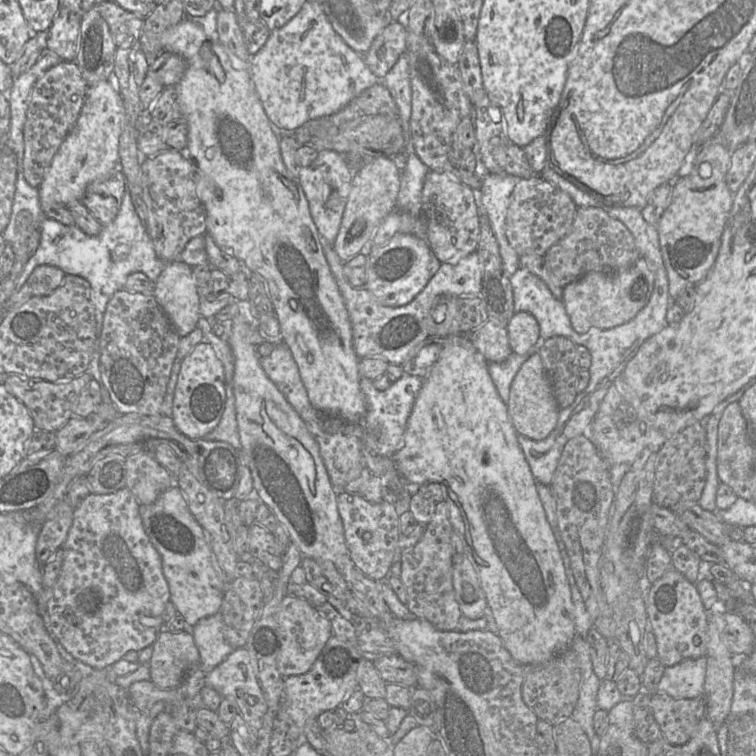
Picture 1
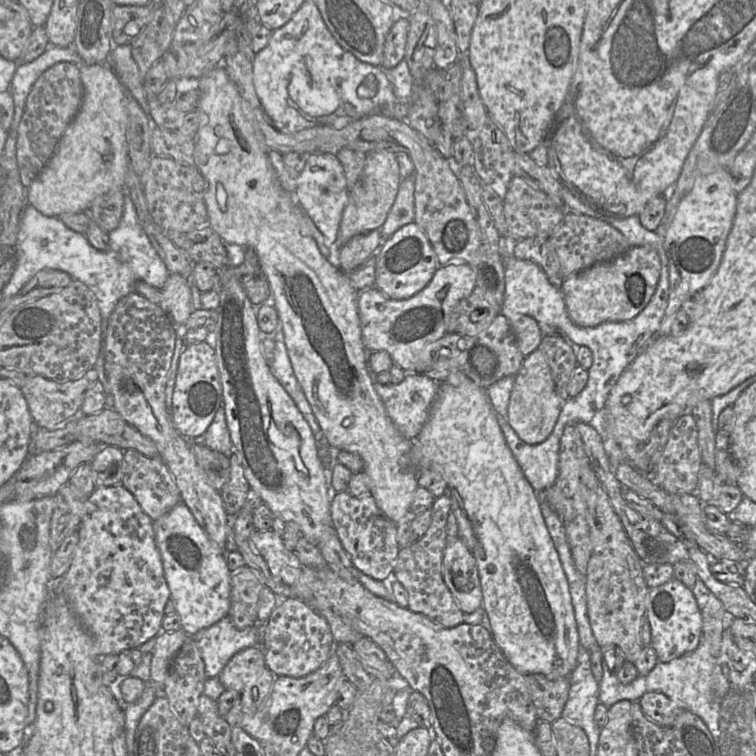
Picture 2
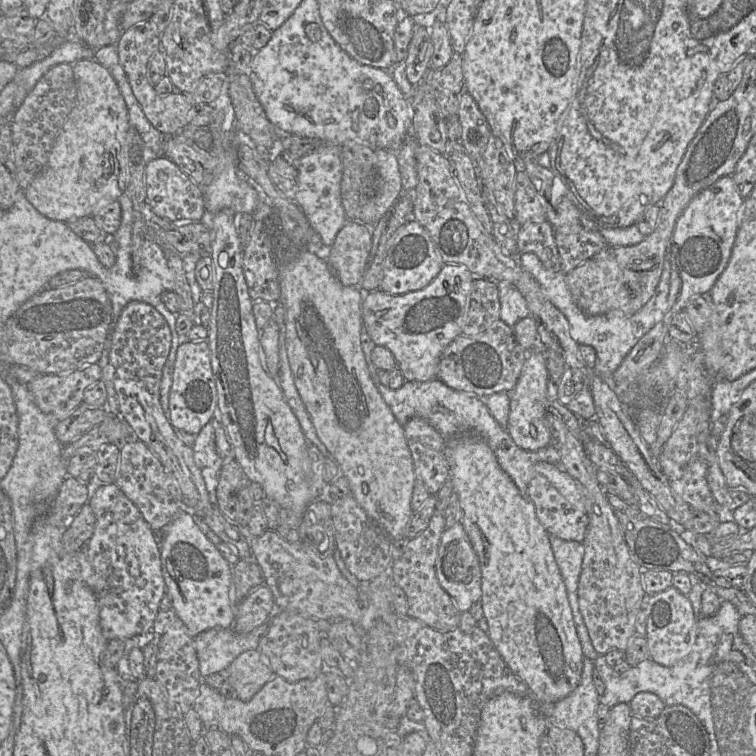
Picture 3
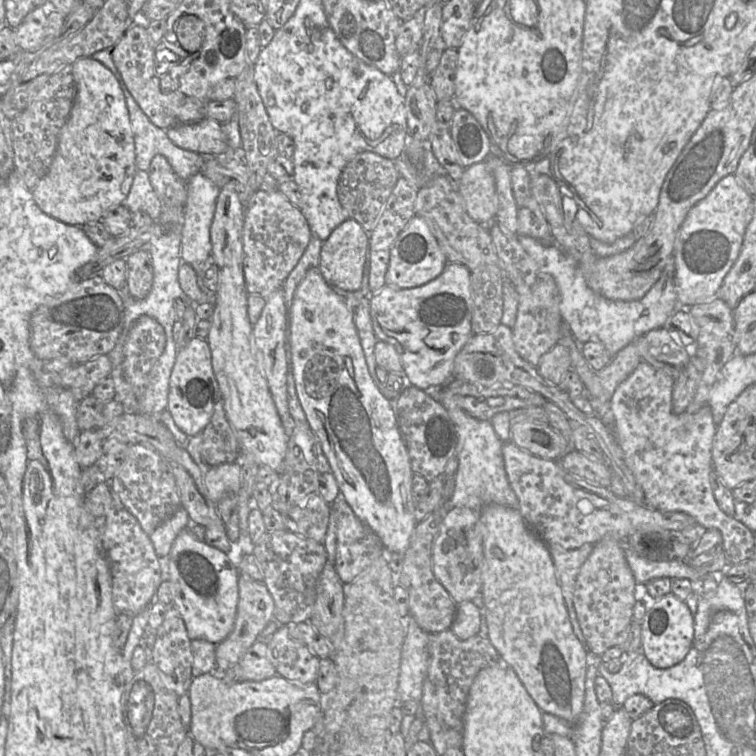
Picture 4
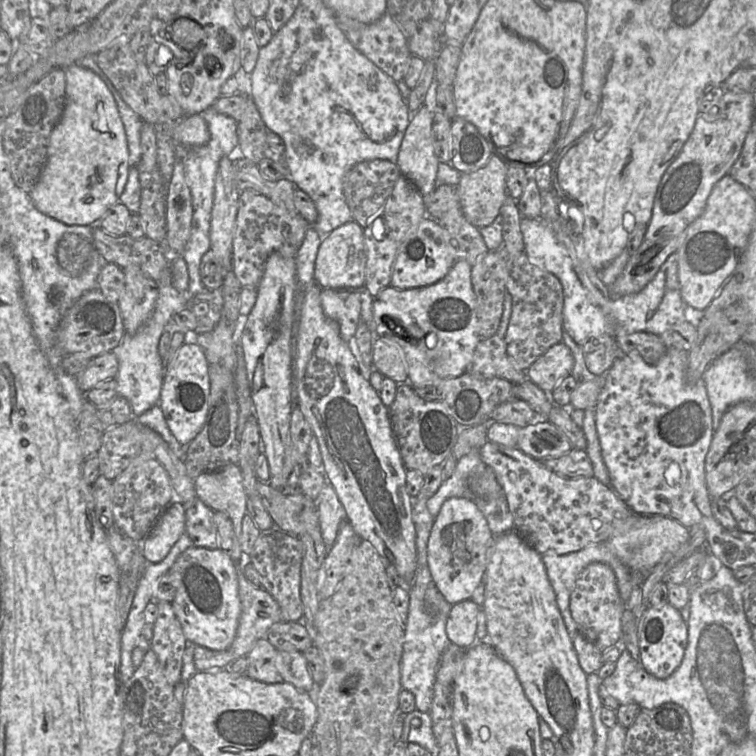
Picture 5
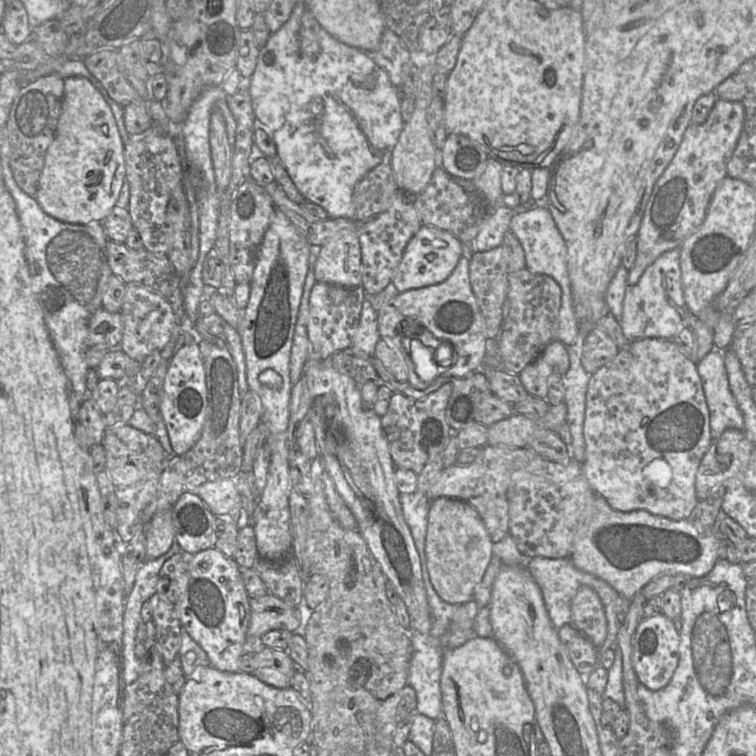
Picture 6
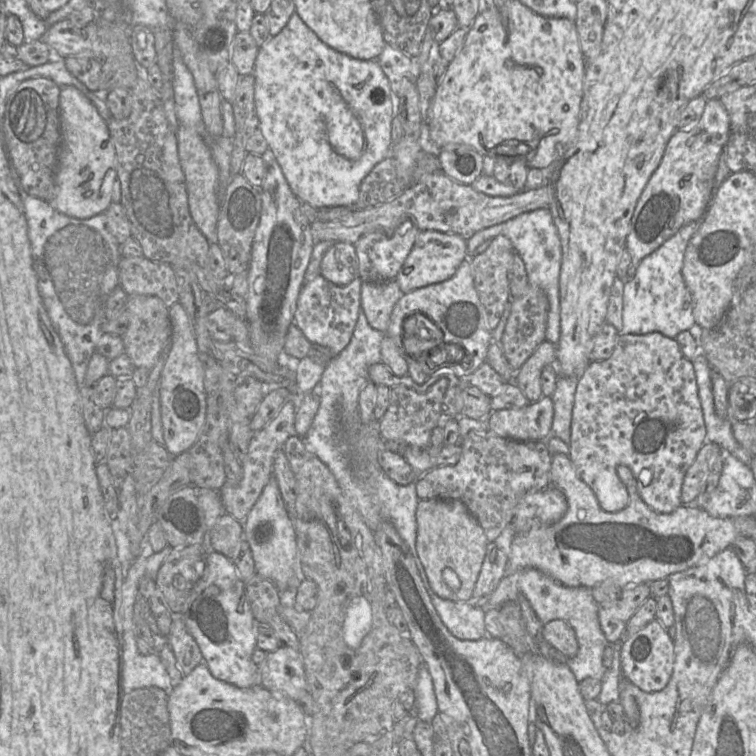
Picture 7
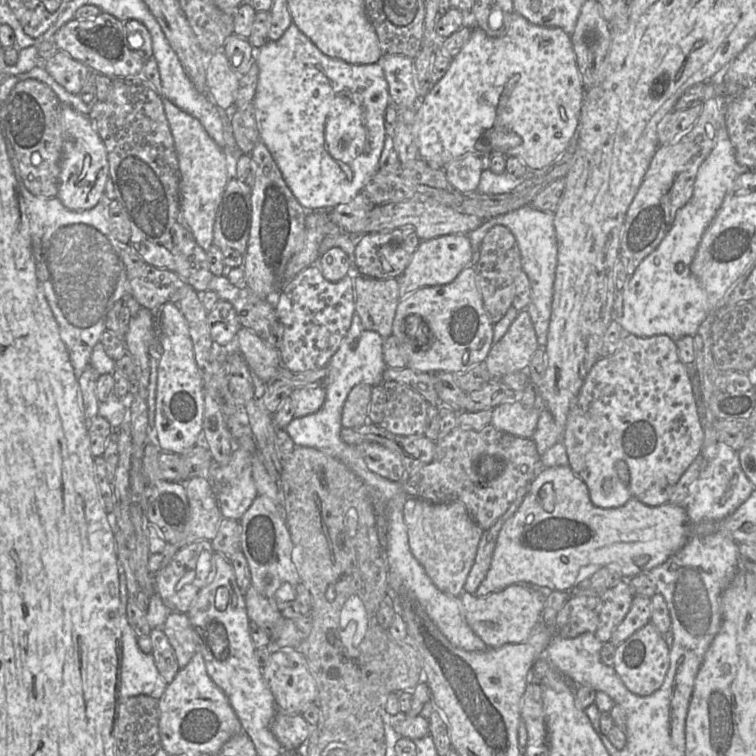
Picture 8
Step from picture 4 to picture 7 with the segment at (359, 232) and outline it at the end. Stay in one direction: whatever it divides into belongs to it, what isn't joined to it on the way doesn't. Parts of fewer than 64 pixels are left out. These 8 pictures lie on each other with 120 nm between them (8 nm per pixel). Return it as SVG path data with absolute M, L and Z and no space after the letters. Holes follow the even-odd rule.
M334 242L322 257L319 274L338 286L347 285L358 277L358 260L354 244Z

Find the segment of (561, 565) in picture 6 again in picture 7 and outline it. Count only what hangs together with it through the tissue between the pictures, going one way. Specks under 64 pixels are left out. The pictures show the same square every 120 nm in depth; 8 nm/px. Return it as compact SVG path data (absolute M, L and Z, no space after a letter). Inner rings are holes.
M526 568L516 573L508 573L490 595L478 597L480 598L478 602L470 603L486 612L493 608L500 609L508 601L517 601L519 594L529 601L542 625L559 619L567 622L573 628L578 642L578 652L575 656L567 658L566 663L576 680L578 682L586 678L602 680L607 671L602 664L602 655L609 642L600 627L598 604L592 595L591 588L564 586L536 568Z

